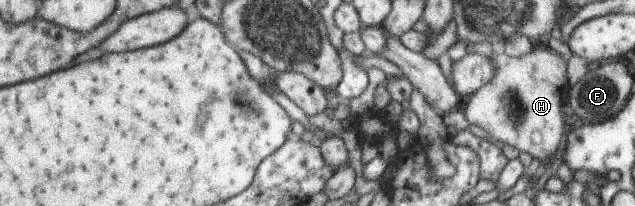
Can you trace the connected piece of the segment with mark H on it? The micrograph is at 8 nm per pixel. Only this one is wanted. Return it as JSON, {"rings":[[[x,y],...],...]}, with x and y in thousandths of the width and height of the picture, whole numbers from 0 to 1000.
{"rings":[[[795,189],[775,204],[772,296],[781,335],[781,374],[731,485],[731,558],[740,607],[756,617],[791,699],[844,762],[860,820],[872,820],[863,801],[863,762],[879,723],[888,646],[885,432],[898,422],[891,291],[882,286],[882,267],[858,214],[846,218],[819,277],[802,272],[794,252],[795,204]]]}

